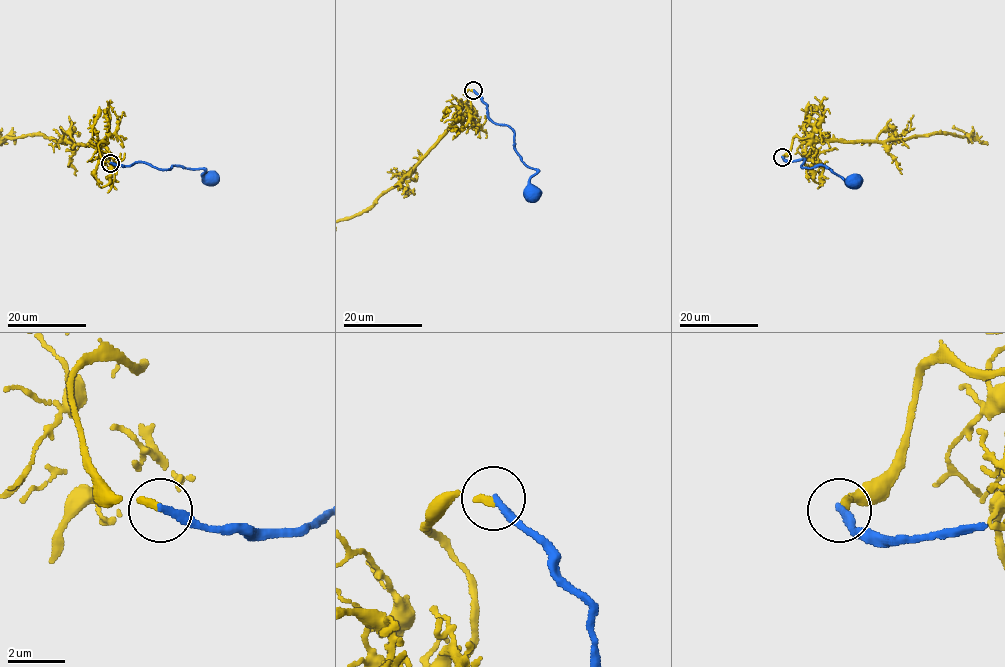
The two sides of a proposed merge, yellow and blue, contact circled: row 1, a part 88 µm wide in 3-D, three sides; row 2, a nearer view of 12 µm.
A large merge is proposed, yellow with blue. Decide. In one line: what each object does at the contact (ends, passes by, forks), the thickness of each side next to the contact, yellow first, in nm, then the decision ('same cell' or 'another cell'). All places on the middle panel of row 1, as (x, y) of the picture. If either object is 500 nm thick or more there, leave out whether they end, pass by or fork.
yellow ends | blue ends | 280/280 nm | same cell

